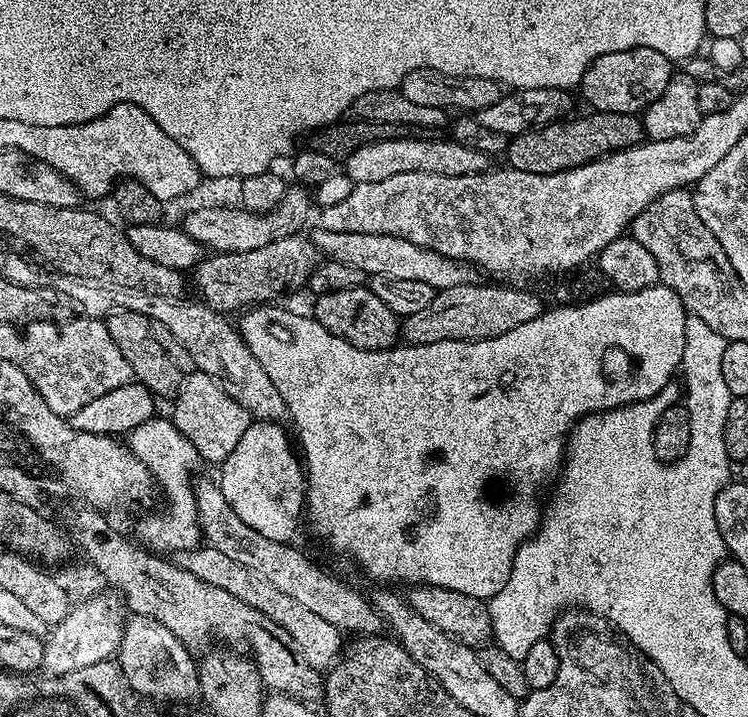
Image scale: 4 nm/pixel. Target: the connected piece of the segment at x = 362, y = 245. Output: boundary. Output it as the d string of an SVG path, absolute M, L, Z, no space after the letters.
M322 227L315 229L310 239L316 249L329 261L345 263L365 272L368 278L376 275L389 275L395 278L406 278L409 281L426 282L435 290L474 284L478 280L478 272L467 260L455 260L449 256L438 254L429 248L414 246L414 242L406 242L406 238L398 238L390 234L362 234L361 232L335 232Z

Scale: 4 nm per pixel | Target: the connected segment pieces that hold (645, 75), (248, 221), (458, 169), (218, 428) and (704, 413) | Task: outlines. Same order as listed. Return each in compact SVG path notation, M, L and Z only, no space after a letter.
M649 48L602 54L584 71L584 77L578 85L578 96L589 104L589 109L597 112L640 114L658 98L662 98L674 75L672 68L673 61L668 60L666 54L658 54L658 50Z
M285 187L284 197L269 212L247 212L243 206L236 208L196 208L188 212L182 222L183 232L190 234L205 249L217 252L245 252L258 250L278 238L290 238L305 231L314 209L314 196L303 187Z
M409 134L401 140L383 140L362 146L362 150L354 150L348 160L343 161L343 171L352 179L353 185L366 182L382 182L382 178L394 178L394 174L410 174L425 172L426 174L446 174L461 176L462 174L478 174L489 171L490 156L482 150L474 150L470 146L462 146L456 140L433 138L415 140Z
M189 371L174 397L174 403L176 405L170 413L172 423L192 443L194 450L198 450L201 461L209 460L215 466L224 462L254 421L254 417L238 406L238 402L234 402L234 398L230 398L230 394L226 394L226 390L222 390L220 384L205 372Z
M694 315L688 316L688 341L684 347L683 371L688 371L688 401L686 407L690 413L690 434L692 445L690 451L683 457L684 466L692 466L692 470L730 470L730 461L726 454L726 438L724 427L726 426L726 410L730 410L732 395L722 378L722 353L726 351L728 341L718 330L710 330L702 318Z

